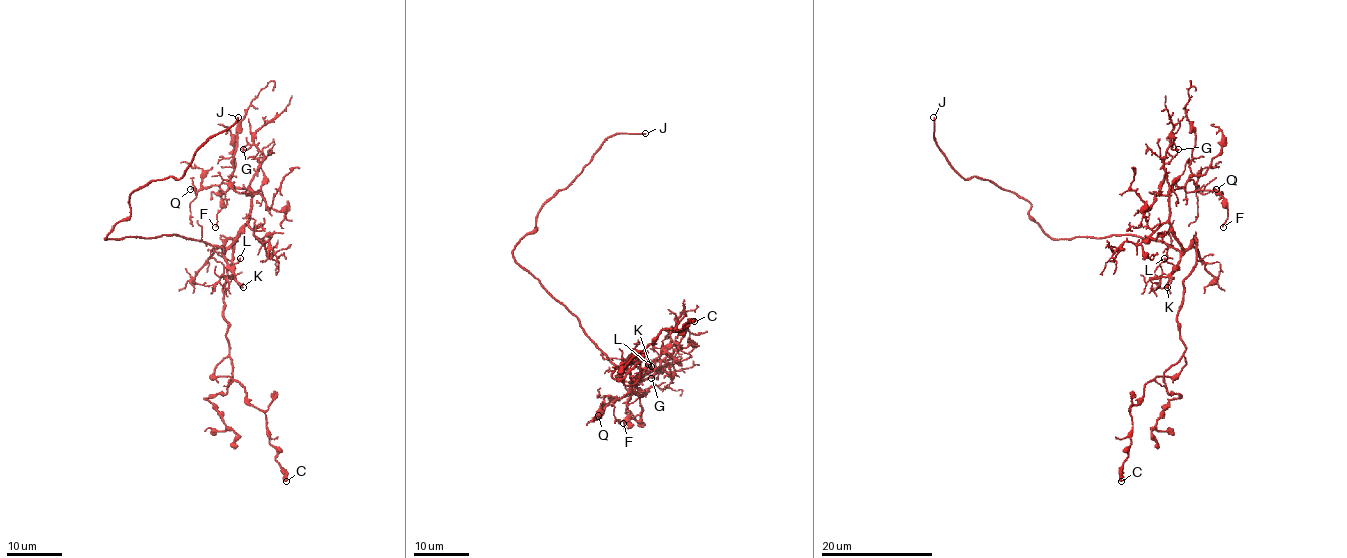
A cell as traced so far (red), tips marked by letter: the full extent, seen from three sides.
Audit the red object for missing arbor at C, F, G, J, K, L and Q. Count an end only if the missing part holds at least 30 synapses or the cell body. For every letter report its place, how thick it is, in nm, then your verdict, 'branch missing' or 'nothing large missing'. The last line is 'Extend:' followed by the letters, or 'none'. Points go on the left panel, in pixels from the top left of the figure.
C: at (286, 481); 550 nm thick; nothing large missing
F: at (215, 227); 110 nm thick; nothing large missing
G: at (243, 149); 170 nm thick; nothing large missing
J: at (238, 117); 200 nm thick; branch missing
K: at (243, 287); 240 nm thick; branch missing
L: at (240, 258); 170 nm thick; nothing large missing
Q: at (190, 189); 130 nm thick; nothing large missing
Extend: J, K

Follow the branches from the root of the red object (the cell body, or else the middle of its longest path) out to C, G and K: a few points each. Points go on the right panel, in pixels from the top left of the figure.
C: (1157, 239), (1180, 251), (1196, 242), (1177, 316), (1185, 365), (1152, 379), (1129, 408), (1121, 481)
G: (1157, 239), (1174, 249), (1181, 249), (1170, 223), (1170, 185), (1164, 167), (1167, 148), (1170, 145), (1178, 149)
K: (1157, 239), (1180, 252), (1178, 267), (1167, 287)

